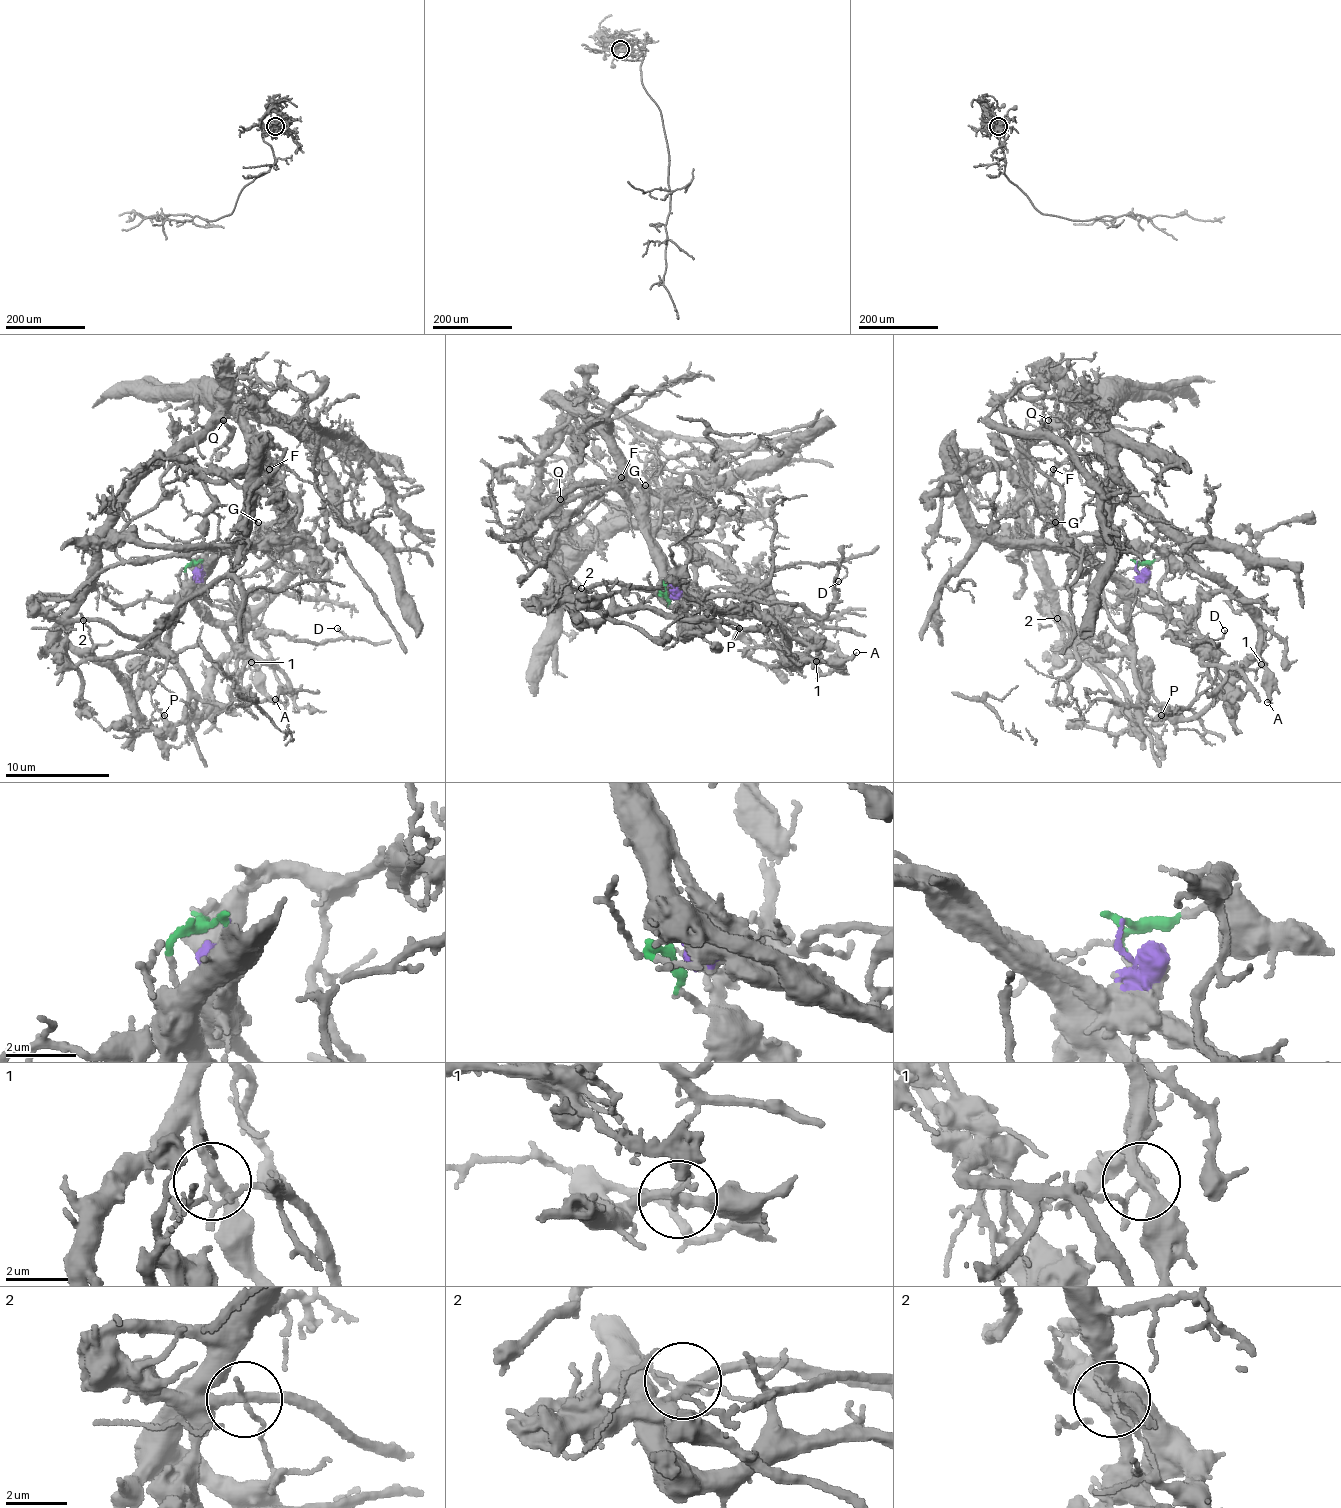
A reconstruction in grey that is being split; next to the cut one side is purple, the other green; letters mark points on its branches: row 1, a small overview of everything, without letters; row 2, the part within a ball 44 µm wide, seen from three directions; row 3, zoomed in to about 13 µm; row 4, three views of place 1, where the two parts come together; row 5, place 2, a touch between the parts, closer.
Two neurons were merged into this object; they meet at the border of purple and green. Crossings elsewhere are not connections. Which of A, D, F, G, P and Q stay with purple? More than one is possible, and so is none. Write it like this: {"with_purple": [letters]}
{"with_purple": ["D", "F", "G"]}

